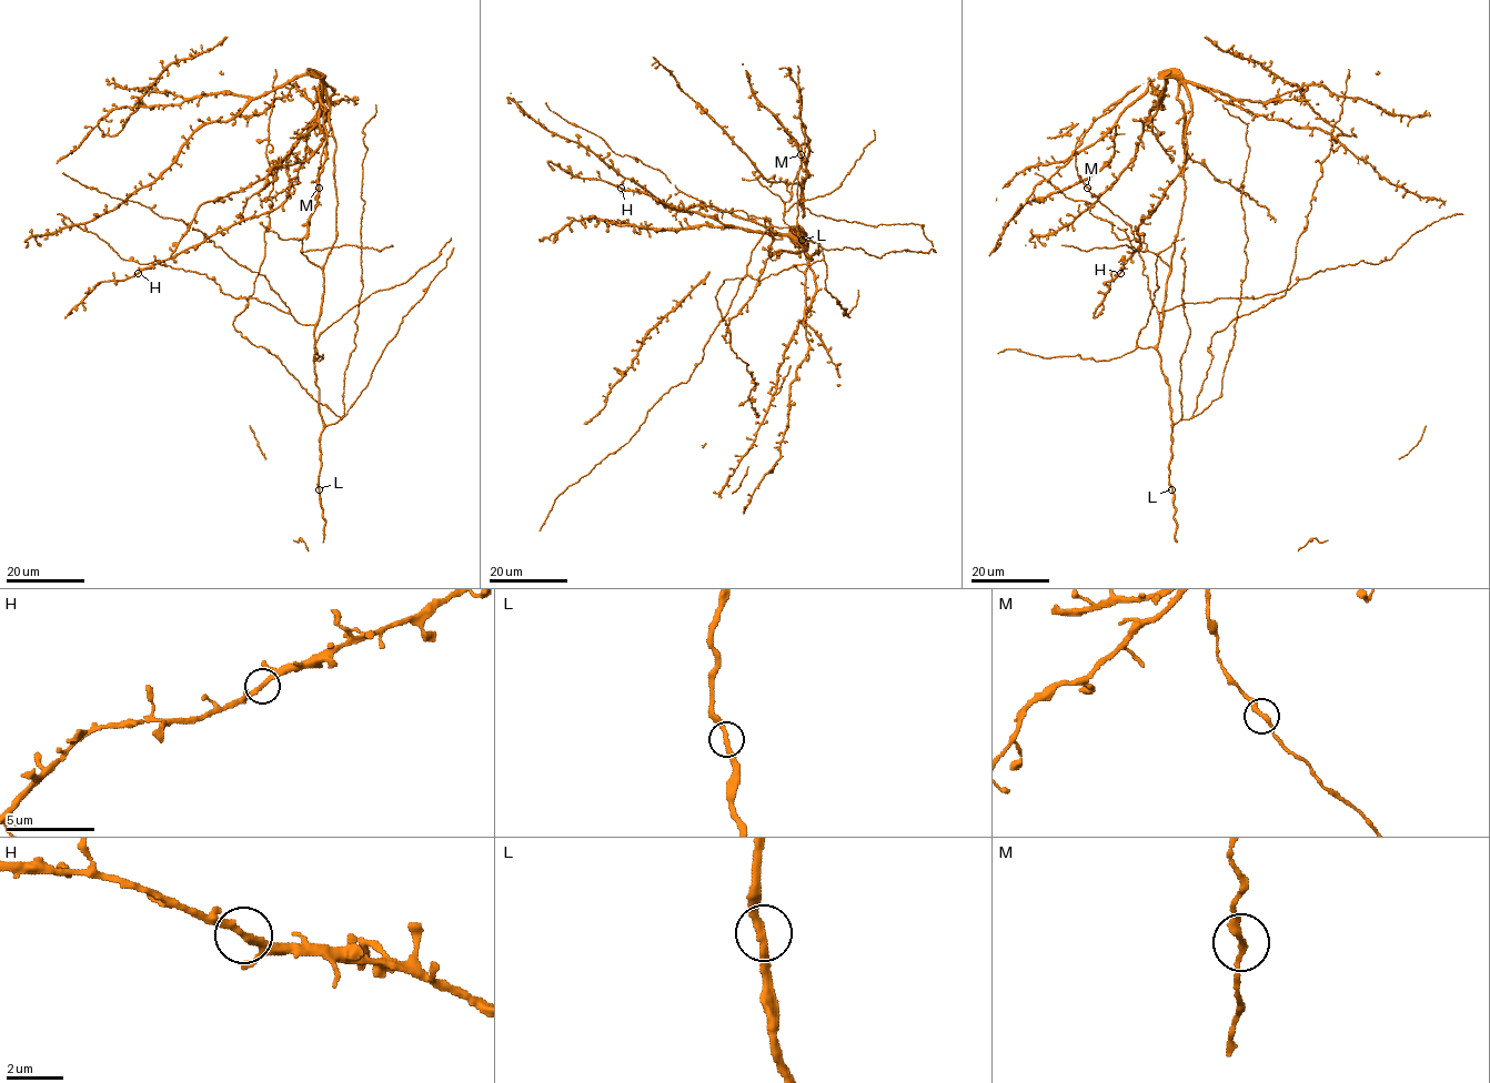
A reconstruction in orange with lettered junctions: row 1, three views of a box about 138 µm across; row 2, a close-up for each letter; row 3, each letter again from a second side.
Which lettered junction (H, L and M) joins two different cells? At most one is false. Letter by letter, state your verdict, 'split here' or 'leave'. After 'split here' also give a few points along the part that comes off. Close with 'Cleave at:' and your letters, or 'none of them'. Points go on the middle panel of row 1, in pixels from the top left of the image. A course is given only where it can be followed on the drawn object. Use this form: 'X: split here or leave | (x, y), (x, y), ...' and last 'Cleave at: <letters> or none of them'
H: leave
L: leave
M: leave
Cleave at: none of them

